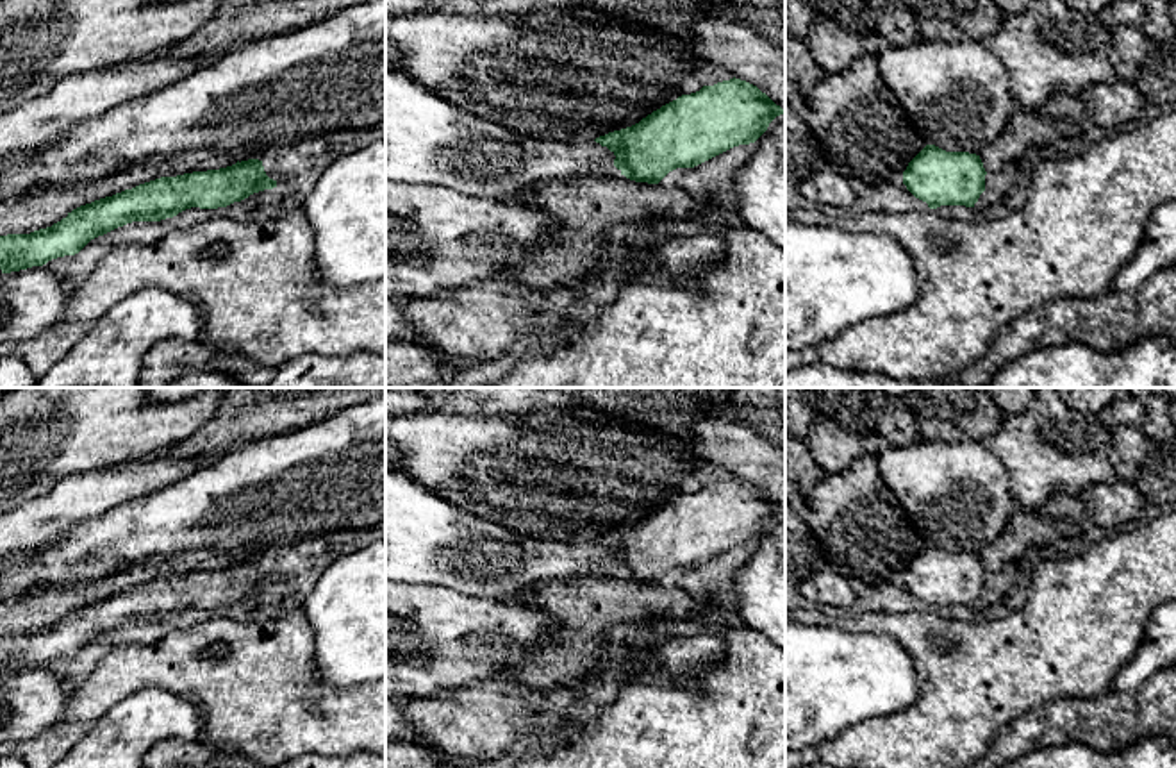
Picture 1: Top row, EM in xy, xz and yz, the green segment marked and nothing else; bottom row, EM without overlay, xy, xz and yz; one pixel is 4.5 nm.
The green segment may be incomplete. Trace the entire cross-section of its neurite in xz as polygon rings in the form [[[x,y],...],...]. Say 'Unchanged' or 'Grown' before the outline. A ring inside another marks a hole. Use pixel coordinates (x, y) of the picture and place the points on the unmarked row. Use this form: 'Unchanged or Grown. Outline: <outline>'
Unchanged. Outline: [[[733,477],[682,495],[639,523],[609,532],[594,541],[616,555],[614,566],[621,575],[635,582],[658,584],[676,568],[694,568],[733,547],[755,543],[780,514],[783,509],[766,493]]]

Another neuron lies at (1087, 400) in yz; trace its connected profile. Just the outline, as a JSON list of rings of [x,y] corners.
[[[1051,388],[1060,400],[1081,414],[1099,414],[1108,409],[1119,388]]]

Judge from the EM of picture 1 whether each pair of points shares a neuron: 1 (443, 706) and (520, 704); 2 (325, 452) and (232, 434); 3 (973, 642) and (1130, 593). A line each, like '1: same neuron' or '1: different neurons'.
1: same neuron
2: different neurons
3: same neuron

